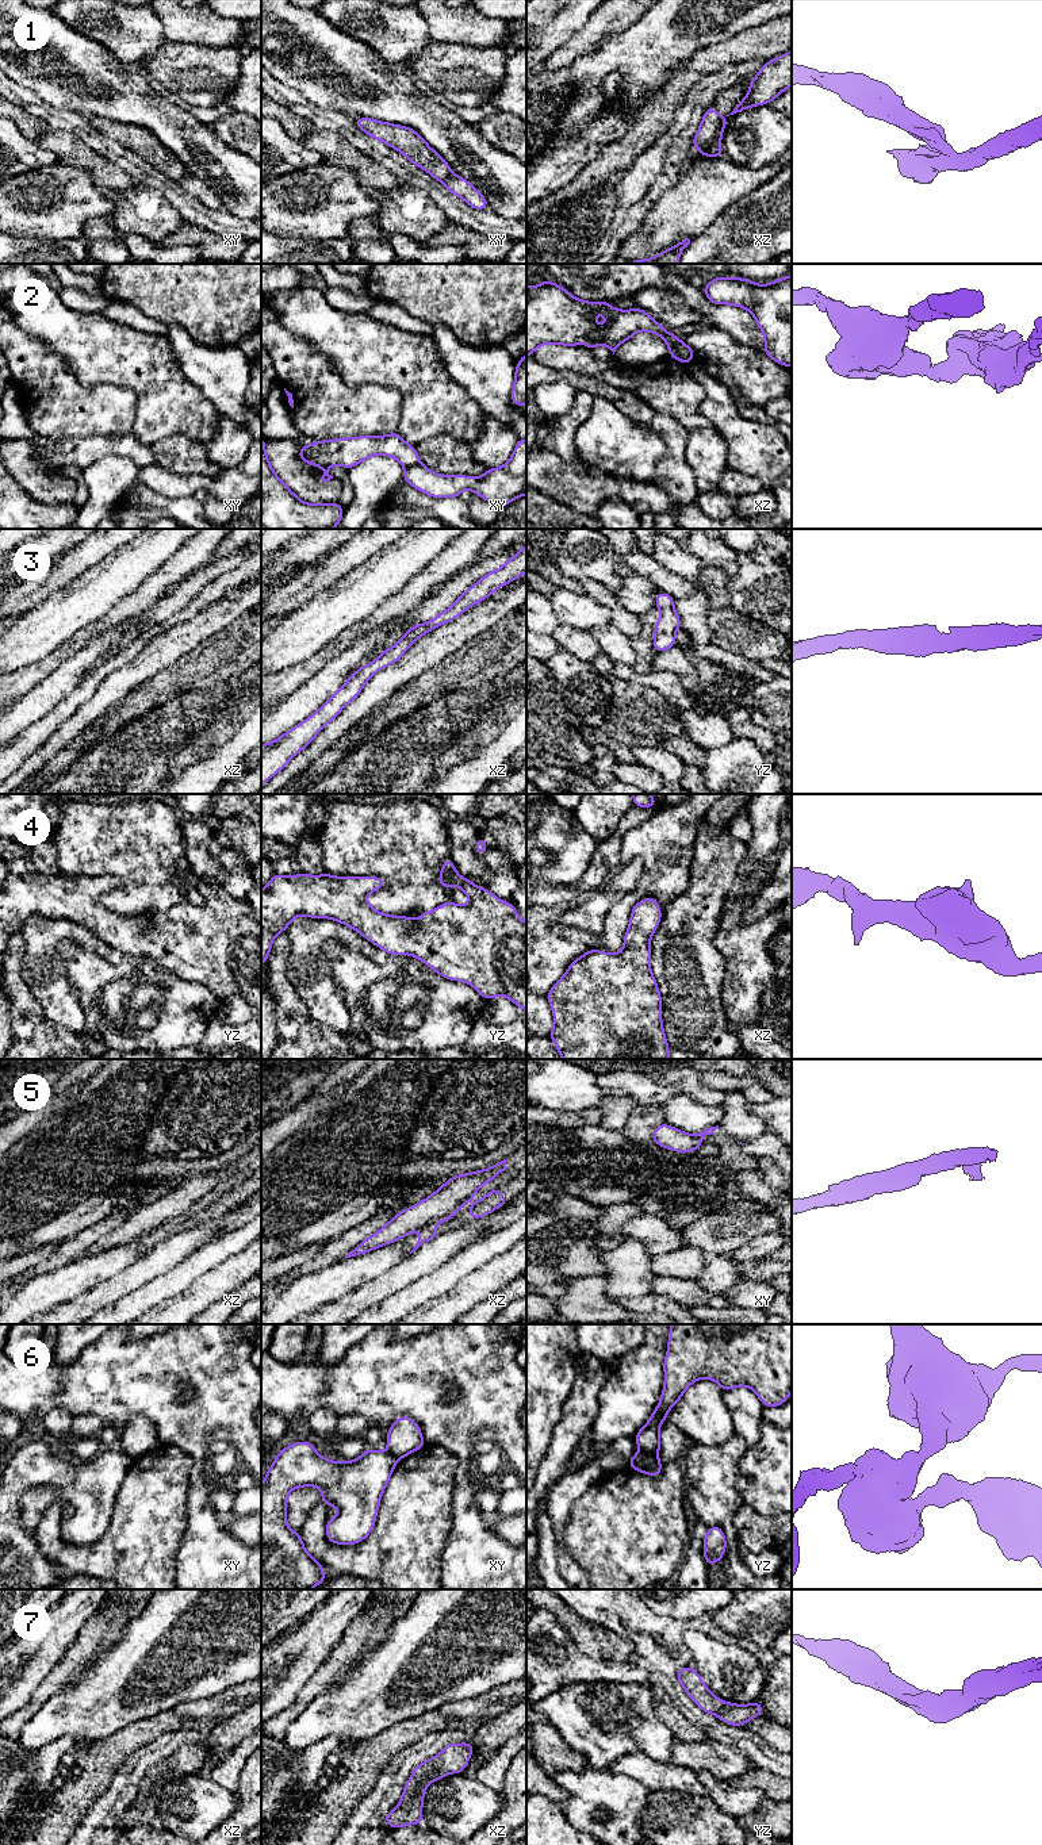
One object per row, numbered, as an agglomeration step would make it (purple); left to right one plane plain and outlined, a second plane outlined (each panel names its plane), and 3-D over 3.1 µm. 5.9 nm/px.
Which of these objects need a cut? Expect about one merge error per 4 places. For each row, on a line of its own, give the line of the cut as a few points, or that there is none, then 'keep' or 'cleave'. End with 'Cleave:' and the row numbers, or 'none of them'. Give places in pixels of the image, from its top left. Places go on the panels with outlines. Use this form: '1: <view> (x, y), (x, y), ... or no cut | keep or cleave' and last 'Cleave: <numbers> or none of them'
1: xz (724, 118), (719, 125), (716, 137), (707, 146), (697, 150) | cleave
2: xz (677, 338), (675, 351), (690, 361) | cleave
3: no cut | keep
4: no cut | keep
5: xz (451, 1216), (436, 1219), (421, 1231) | cleave
6: yz (639, 1452), (657, 1458) | cleave
7: no cut | keep
Cleave: 1, 2, 5, 6

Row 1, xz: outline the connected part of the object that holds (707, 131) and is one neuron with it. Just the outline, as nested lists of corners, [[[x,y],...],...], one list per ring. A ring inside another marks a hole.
[[[710,106],[701,120],[701,124],[697,130],[697,134],[692,139],[692,143],[696,146],[697,151],[700,149],[705,149],[710,146],[710,143],[715,141],[719,124],[721,123],[724,118],[715,110],[713,106]]]

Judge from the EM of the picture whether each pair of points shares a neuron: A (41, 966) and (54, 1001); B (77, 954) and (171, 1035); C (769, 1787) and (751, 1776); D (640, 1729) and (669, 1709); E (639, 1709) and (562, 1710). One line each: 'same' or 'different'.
A: same
B: same
C: same
D: different
E: same

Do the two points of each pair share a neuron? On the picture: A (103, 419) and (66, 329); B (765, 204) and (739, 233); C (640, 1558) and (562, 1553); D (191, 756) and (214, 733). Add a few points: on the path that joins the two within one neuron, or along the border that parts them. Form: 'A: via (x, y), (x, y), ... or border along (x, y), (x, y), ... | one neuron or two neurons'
A: border along (66, 364), (73, 375), (85, 386), (122, 386) | two neurons
B: via (755, 214), (753, 217), (740, 217), (739, 223) | one neuron
C: border along (567, 1521), (563, 1529), (564, 1548), (587, 1575) | two neurons
D: via (198, 750), (210, 740) | one neuron

